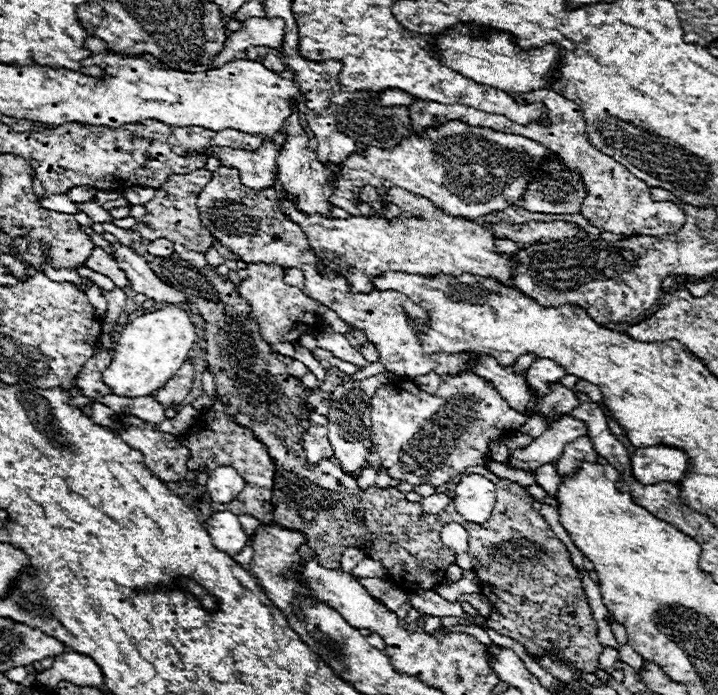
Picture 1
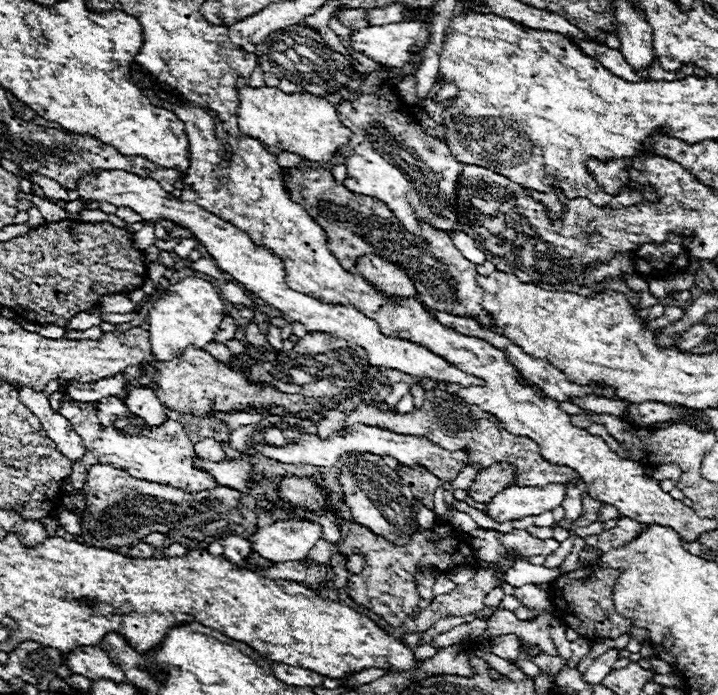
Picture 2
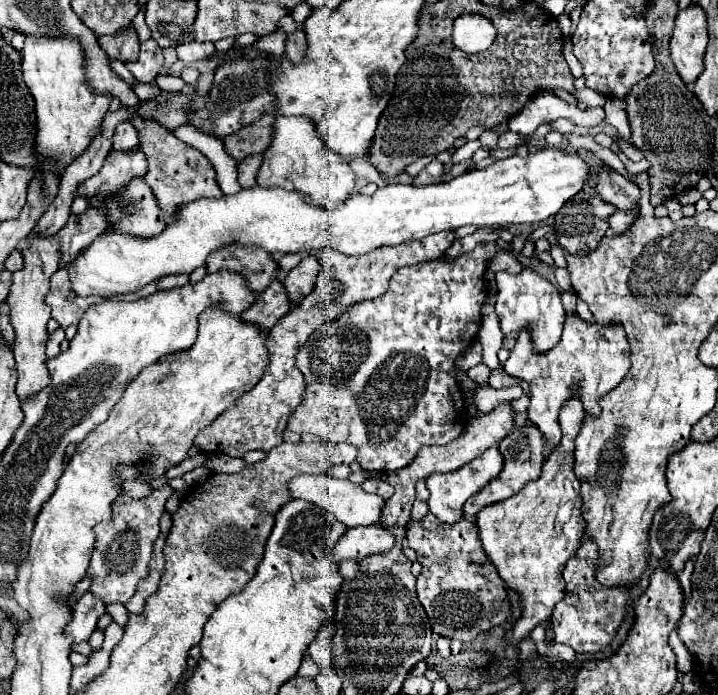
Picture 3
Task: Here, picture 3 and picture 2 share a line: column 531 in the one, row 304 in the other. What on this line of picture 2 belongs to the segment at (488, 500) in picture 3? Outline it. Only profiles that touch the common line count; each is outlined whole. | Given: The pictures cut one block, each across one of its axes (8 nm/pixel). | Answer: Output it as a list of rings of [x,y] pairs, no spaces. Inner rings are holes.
[[[290,168],[286,172],[286,188],[292,200],[304,206],[306,212],[310,212],[310,216],[322,226],[322,230],[330,238],[330,252],[334,252],[334,256],[342,262],[342,266],[346,266],[346,270],[352,270],[362,254],[388,258],[390,262],[398,264],[402,270],[408,272],[414,286],[418,288],[418,300],[424,306],[448,312],[452,316],[470,316],[476,322],[482,322],[482,326],[490,326],[492,330],[496,328],[492,316],[480,306],[482,288],[476,282],[476,266],[460,254],[460,250],[454,246],[452,238],[446,232],[434,230],[432,226],[422,228],[424,238],[428,240],[426,244],[410,234],[382,200],[350,192],[342,184],[338,184],[328,170]]]

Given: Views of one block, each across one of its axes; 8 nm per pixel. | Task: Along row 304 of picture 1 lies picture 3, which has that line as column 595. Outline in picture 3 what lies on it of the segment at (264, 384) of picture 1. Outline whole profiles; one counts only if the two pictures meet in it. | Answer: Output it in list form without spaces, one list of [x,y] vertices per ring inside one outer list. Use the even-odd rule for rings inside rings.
[[[578,194],[554,216],[558,244],[568,254],[590,254],[608,230],[606,222],[612,214],[614,206],[602,202],[598,196]]]

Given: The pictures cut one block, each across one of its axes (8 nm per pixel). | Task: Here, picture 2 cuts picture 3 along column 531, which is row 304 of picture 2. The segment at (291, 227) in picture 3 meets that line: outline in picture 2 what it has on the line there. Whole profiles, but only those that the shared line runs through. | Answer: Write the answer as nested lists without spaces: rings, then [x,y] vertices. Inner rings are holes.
[[[184,278],[164,290],[164,294],[148,310],[146,322],[150,324],[152,354],[158,360],[172,360],[180,356],[188,346],[204,348],[214,342],[214,334],[224,318],[224,302],[216,286],[202,278]]]

